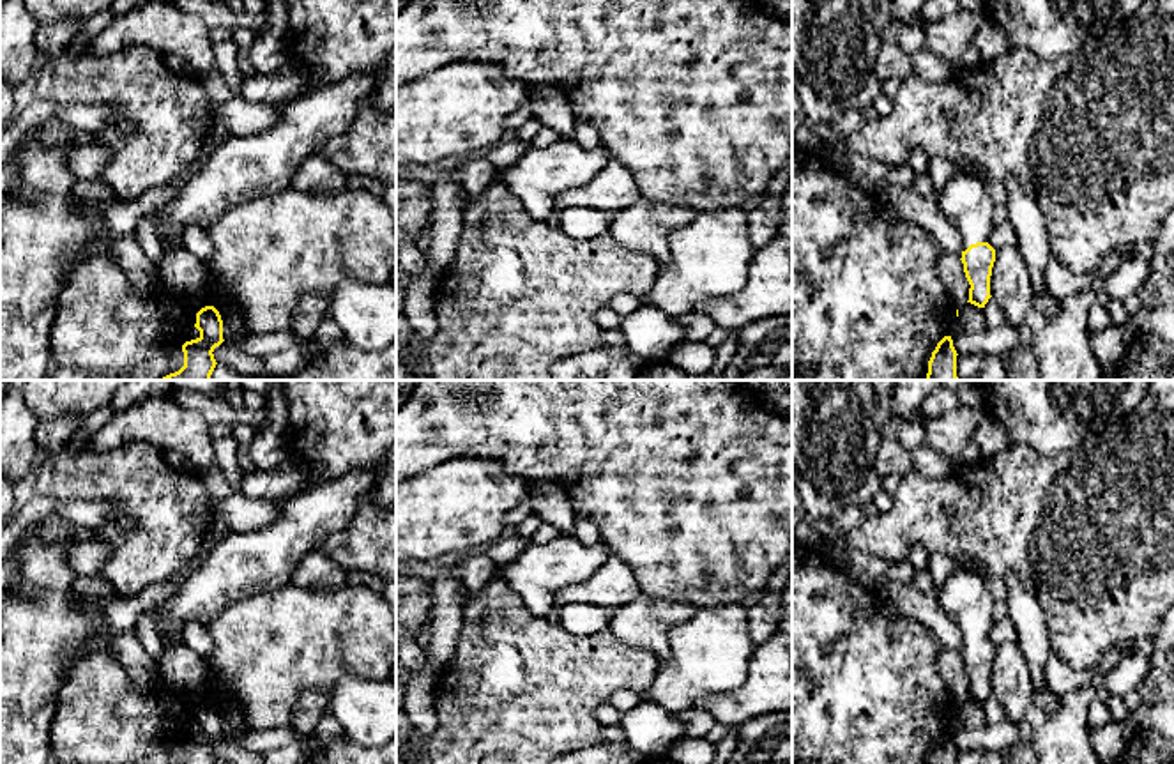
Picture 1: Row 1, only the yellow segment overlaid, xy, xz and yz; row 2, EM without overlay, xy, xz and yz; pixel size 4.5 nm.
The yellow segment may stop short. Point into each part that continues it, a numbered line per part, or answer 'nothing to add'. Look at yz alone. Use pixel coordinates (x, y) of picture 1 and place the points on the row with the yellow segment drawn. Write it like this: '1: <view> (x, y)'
1: yz (964, 200)

